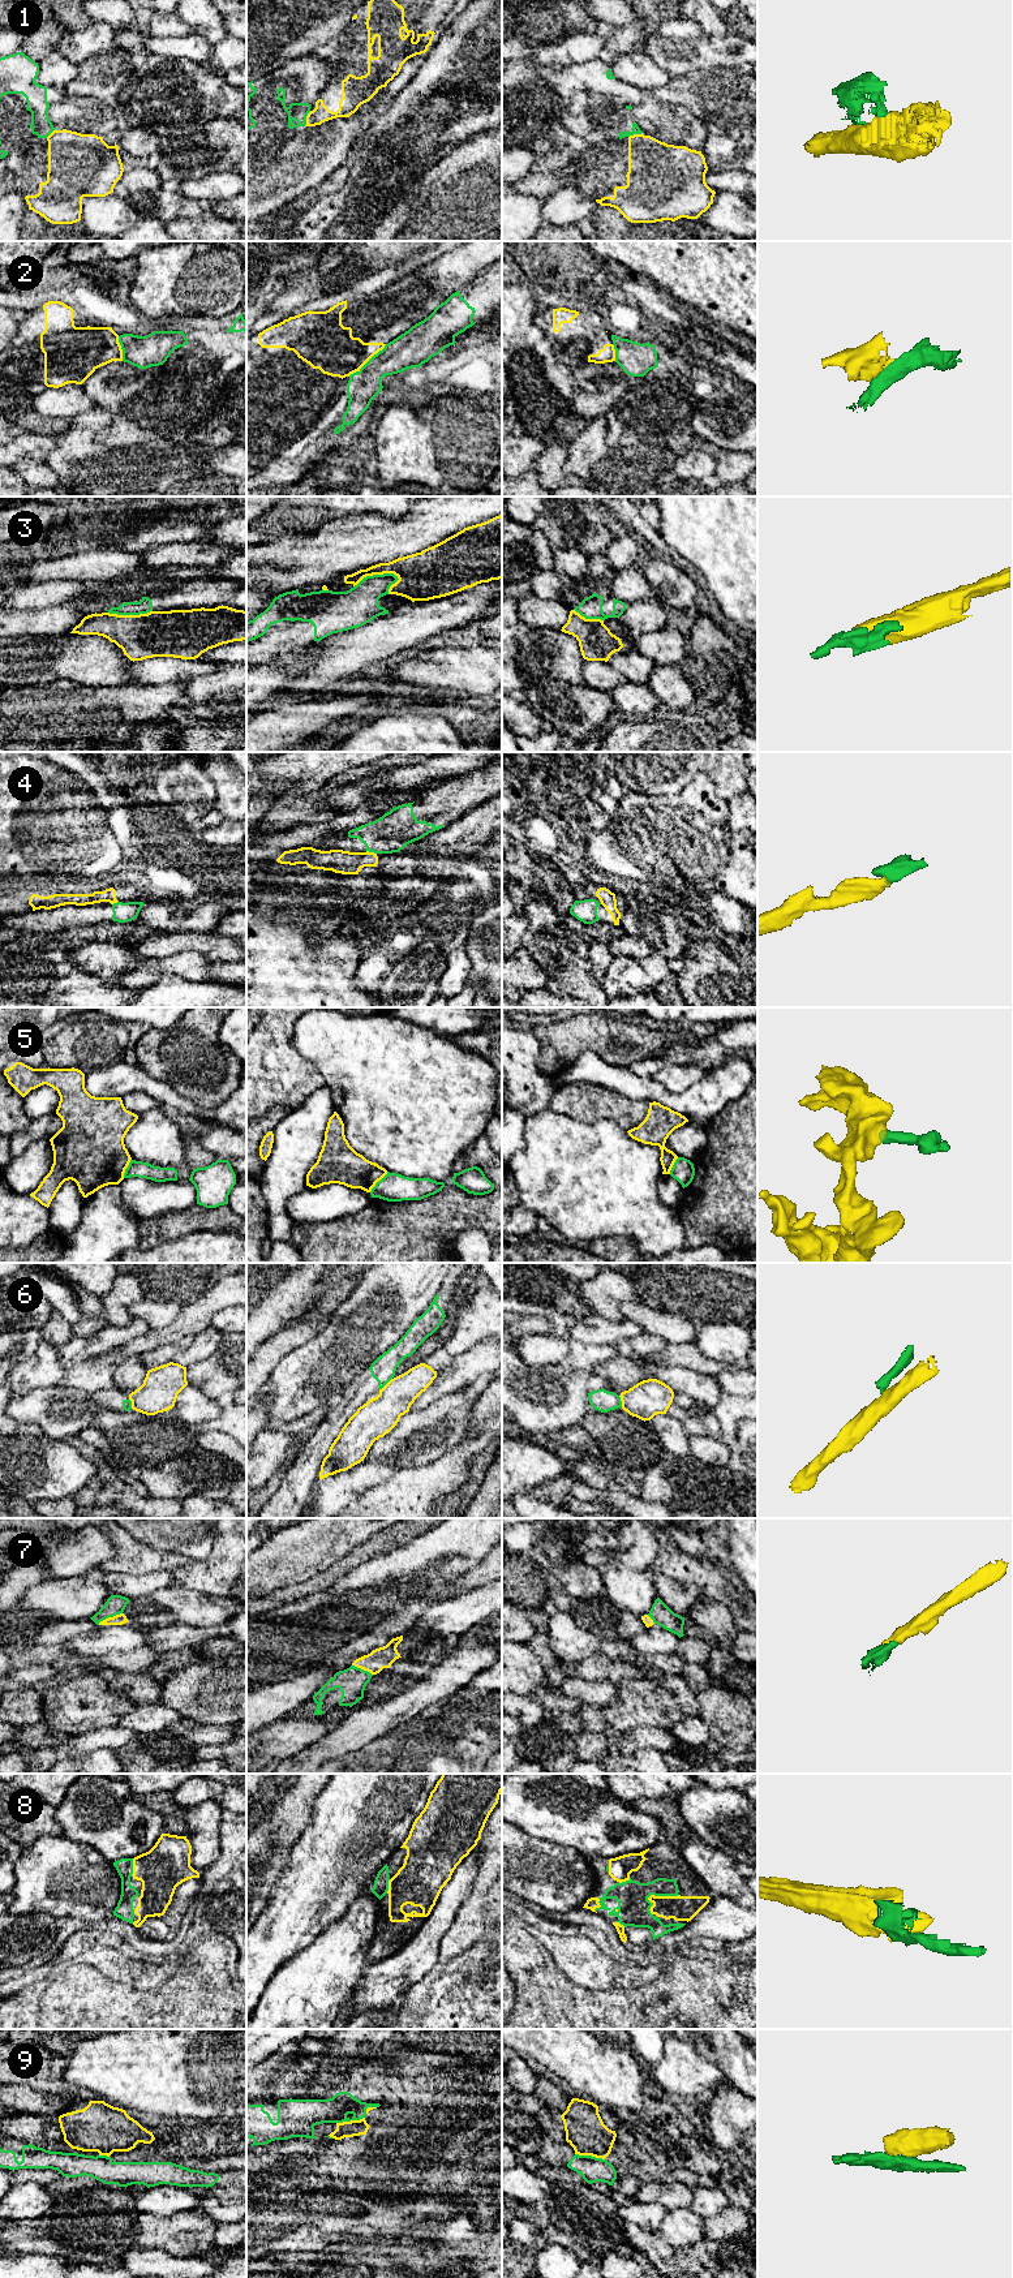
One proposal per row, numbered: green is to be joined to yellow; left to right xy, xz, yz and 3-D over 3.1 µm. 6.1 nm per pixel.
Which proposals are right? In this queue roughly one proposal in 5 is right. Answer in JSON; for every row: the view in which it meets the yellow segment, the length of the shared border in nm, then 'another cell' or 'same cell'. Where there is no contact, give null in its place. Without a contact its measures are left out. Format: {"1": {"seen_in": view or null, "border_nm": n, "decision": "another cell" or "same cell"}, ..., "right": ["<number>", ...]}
{"1": {"seen_in": "xz", "border_nm": 100, "decision": "another cell"}, "2": {"seen_in": "xz", "border_nm": 300, "decision": "another cell"}, "3": {"seen_in": "xz", "border_nm": 300, "decision": "another cell"}, "4": {"seen_in": "xz", "border_nm": 70, "decision": "same cell"}, "5": {"seen_in": "xz", "border_nm": 170, "decision": "another cell"}, "6": {"seen_in": "xz", "border_nm": 110, "decision": "another cell"}, "7": {"seen_in": "xy", "border_nm": 170, "decision": "same cell"}, "8": {"seen_in": "yz", "border_nm": 220, "decision": "same cell"}, "9": {"seen_in": "yz", "border_nm": 190, "decision": "another cell"}, "right": ["4", "7", "8"]}

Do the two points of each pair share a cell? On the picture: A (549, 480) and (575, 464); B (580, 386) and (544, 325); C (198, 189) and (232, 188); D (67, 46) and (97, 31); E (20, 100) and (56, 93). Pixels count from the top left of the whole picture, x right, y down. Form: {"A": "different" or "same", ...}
{"A": "different", "B": "different", "C": "same", "D": "same", "E": "same"}

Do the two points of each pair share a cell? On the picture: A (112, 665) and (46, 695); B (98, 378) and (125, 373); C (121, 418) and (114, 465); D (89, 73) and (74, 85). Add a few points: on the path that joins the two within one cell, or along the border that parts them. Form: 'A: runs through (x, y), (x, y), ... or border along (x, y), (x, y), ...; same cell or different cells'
A: border along (42, 683), (67, 679), (81, 684), (103, 686); different cells
B: runs through (104, 378), (119, 374); same cell
C: border along (155, 438), (125, 447); different cells
D: runs through (85, 77), (78, 84); same cell

